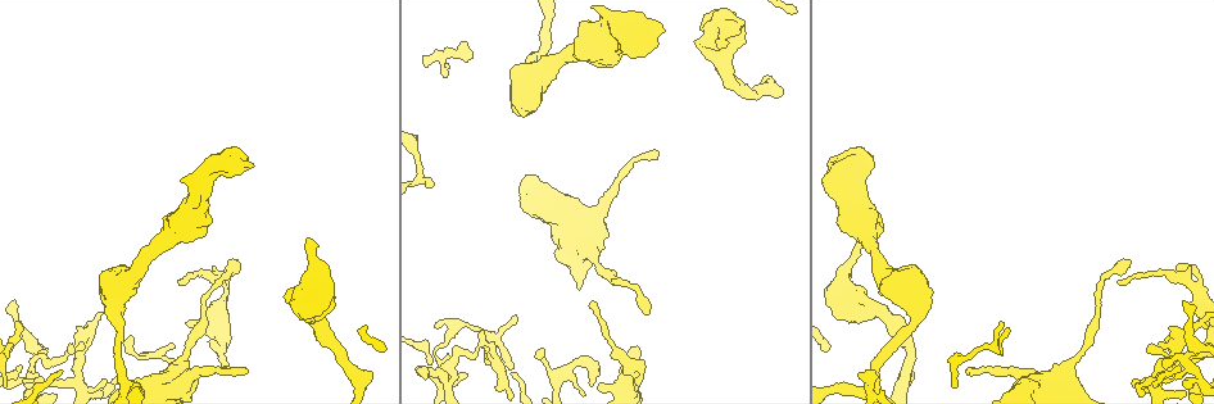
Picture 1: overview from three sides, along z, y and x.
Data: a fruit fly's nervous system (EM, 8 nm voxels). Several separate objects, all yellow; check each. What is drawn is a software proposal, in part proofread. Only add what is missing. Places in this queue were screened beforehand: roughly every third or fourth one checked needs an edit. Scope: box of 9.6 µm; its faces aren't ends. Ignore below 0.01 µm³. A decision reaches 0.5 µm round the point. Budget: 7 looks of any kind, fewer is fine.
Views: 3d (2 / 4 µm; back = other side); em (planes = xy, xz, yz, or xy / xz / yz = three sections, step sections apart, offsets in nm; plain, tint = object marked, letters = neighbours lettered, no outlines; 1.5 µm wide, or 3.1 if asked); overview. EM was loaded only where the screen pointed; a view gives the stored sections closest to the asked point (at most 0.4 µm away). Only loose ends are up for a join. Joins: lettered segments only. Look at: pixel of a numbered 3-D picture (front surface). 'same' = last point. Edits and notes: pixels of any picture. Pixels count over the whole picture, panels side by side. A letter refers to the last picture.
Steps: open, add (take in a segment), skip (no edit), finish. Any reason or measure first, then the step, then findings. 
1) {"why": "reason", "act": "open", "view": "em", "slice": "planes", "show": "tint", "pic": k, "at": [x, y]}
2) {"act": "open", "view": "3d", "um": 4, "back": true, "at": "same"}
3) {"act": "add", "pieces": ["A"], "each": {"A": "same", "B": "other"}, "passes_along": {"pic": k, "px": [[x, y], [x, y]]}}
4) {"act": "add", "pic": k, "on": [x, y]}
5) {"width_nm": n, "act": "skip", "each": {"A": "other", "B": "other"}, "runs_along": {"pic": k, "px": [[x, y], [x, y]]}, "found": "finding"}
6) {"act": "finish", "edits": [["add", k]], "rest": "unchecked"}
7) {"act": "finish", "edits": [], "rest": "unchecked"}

{"why": "an open end", "act": "open", "view": "em", "slice": "planes", "show": "letters", "pic": 1, "at": [424, 368]}

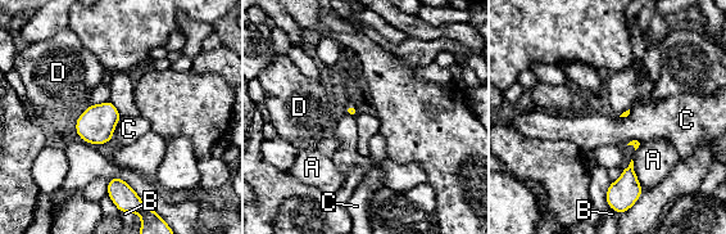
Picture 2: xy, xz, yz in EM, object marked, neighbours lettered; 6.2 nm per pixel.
{"act": "skip", "each": {"A": "other", "B": "other", "C": "other", "D": "other"}, "border": {"pic": 2, "px": [[121, 117], [112, 138]]}, "found": "no lettered segment goes on from it"}

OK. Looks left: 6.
{"why": "thin end", "act": "open", "view": "em", "slice": "planes", "show": "plain", "pic": 1, "at": [871, 369]}

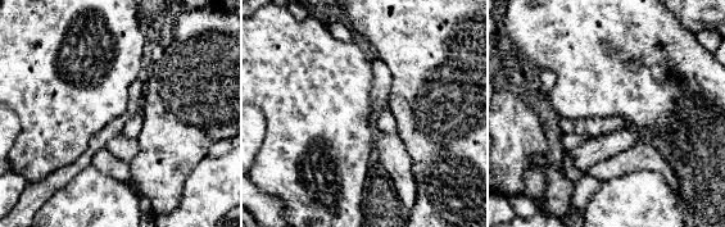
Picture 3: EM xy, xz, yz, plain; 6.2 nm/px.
{"why": "see the neighbours", "act": "open", "view": "em", "slice": "planes", "show": "letters", "at": "same"}

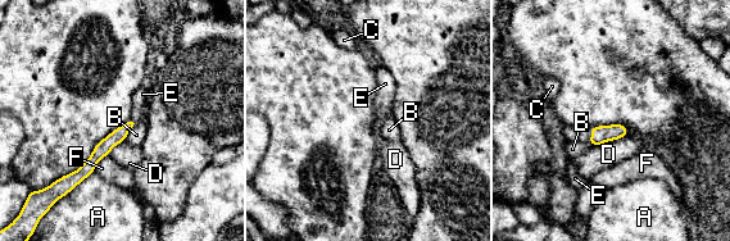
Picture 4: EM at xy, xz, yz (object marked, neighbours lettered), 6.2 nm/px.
{"width_nm": 90, "act": "add", "pieces": ["E"], "each": {"A": "other", "B": "other", "C": "other", "D": "other", "E": "same", "F": "other"}, "found": "it goes on there"}

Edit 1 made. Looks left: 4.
{"why": "branch stops here", "act": "open", "view": "3d", "um": 4, "pic": 1, "at": [645, 313]}

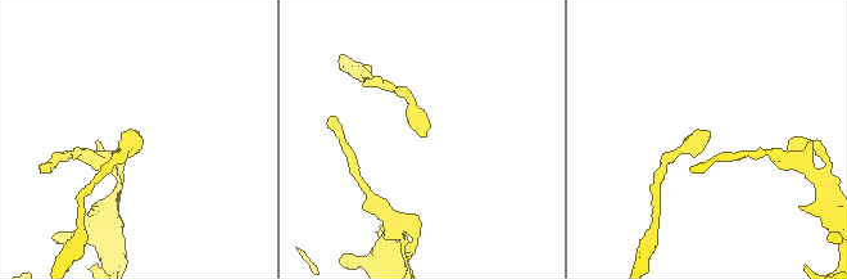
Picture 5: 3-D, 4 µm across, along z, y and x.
{"why": "now the EM", "act": "open", "view": "em", "slice": "planes", "show": "letters", "pic": 5, "at": [423, 133]}

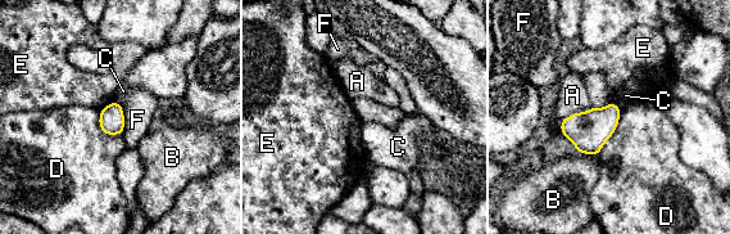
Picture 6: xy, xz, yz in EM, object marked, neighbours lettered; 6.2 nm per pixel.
{"act": "skip", "each": {"A": "other", "B": "other", "C": "other", "D": "other", "E": "other", "F": "other"}, "border": {"pic": 6, "px": [[621, 111], [615, 133], [595, 156]]}, "found": "no lettered segment goes on from it"}

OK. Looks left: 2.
{"act": "finish", "edits": [["add", 4]], "rest": "unchecked"}

